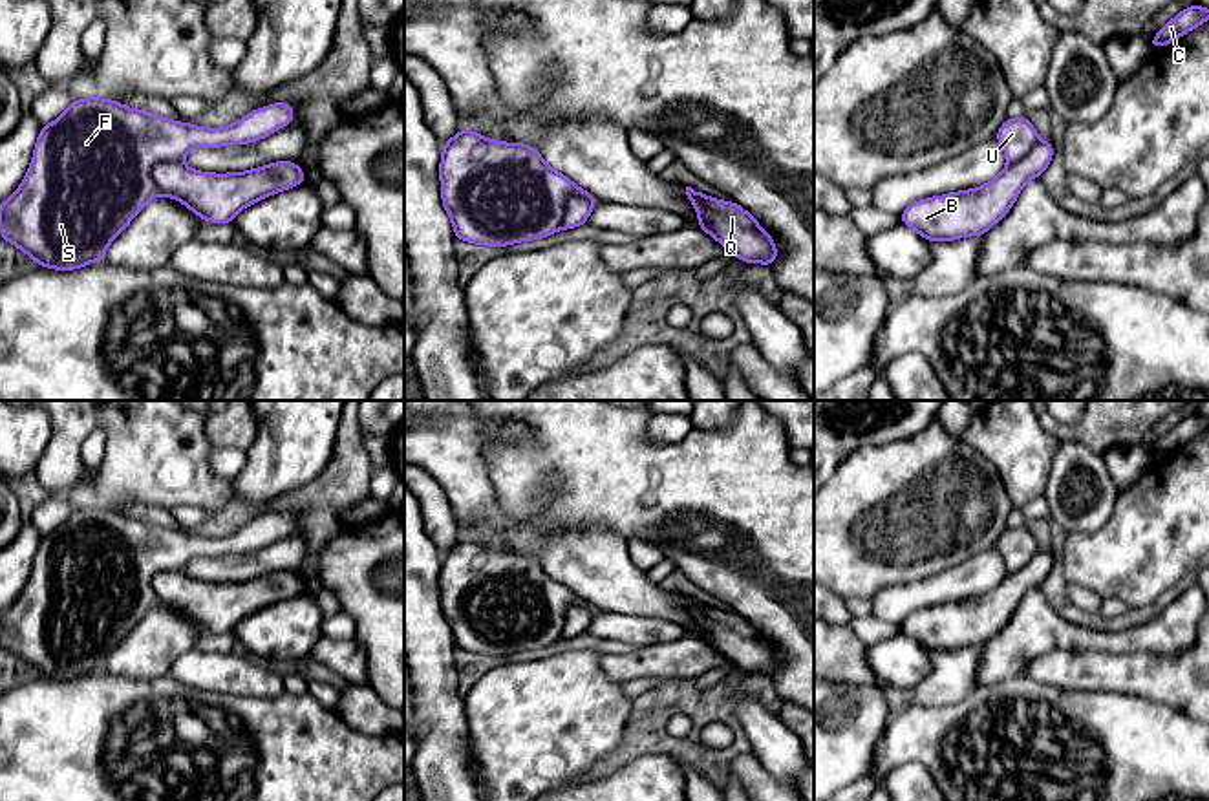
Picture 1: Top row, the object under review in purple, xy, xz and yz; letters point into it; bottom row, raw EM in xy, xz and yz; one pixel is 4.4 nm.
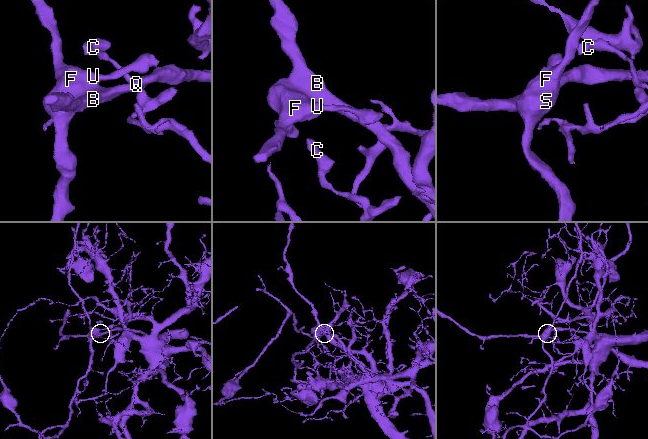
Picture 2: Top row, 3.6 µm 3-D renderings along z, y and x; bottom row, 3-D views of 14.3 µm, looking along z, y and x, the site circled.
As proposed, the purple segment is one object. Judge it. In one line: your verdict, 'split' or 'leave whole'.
leave whole

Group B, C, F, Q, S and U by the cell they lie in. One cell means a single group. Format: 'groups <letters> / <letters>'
groups B C F Q S U

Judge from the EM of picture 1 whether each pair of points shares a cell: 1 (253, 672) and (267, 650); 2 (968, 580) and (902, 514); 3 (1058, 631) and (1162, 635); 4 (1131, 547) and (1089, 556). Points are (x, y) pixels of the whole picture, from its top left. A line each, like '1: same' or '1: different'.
1: different
2: different
3: same
4: same

